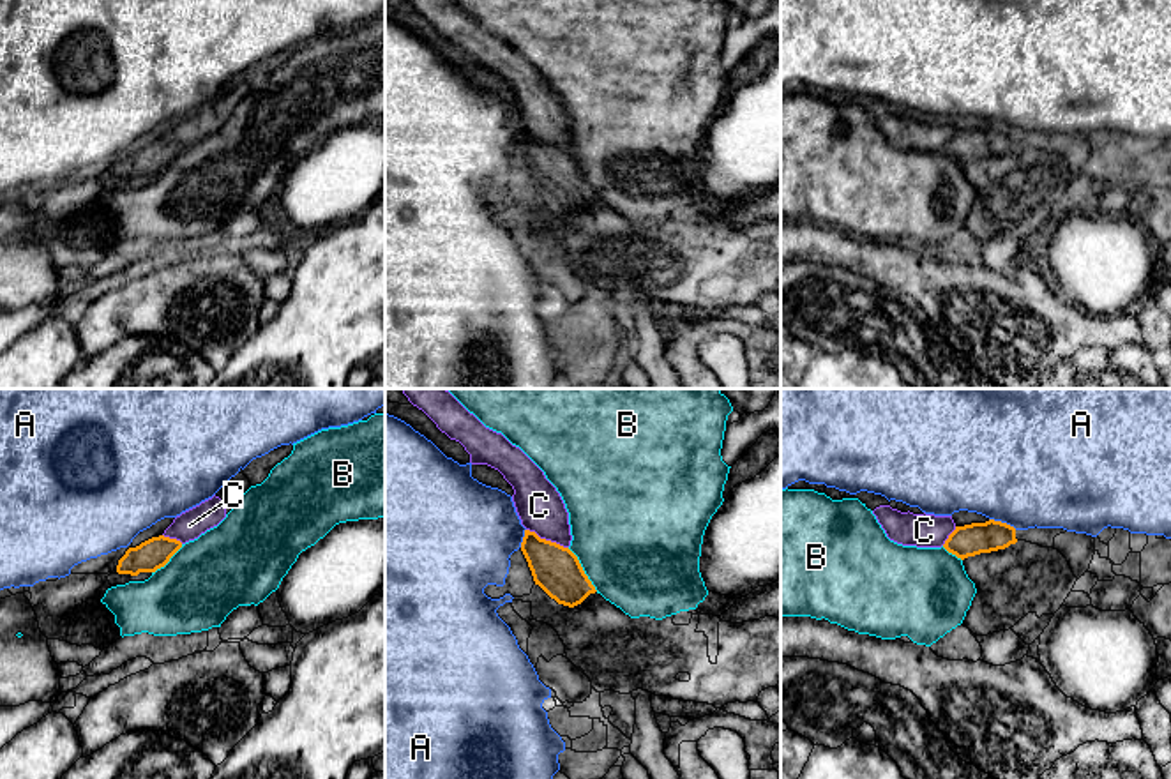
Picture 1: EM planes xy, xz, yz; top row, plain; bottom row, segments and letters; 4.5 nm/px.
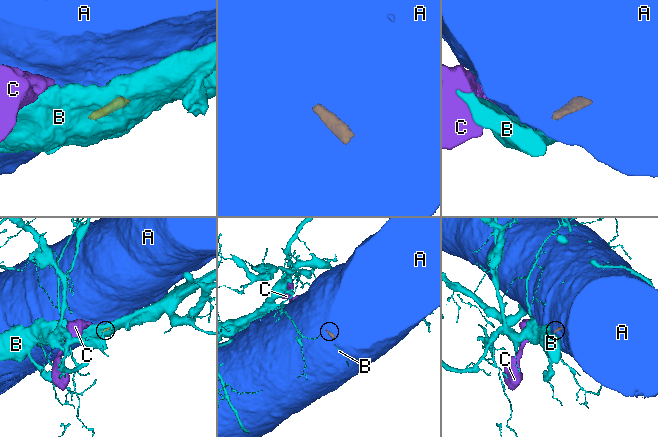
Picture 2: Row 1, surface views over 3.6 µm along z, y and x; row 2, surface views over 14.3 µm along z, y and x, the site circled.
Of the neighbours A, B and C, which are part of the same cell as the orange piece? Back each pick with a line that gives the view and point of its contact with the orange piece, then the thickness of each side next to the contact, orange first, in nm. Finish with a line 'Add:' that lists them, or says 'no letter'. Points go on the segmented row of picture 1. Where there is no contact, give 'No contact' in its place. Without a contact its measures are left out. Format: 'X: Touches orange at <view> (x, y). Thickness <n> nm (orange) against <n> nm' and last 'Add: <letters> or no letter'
Add: no letter

